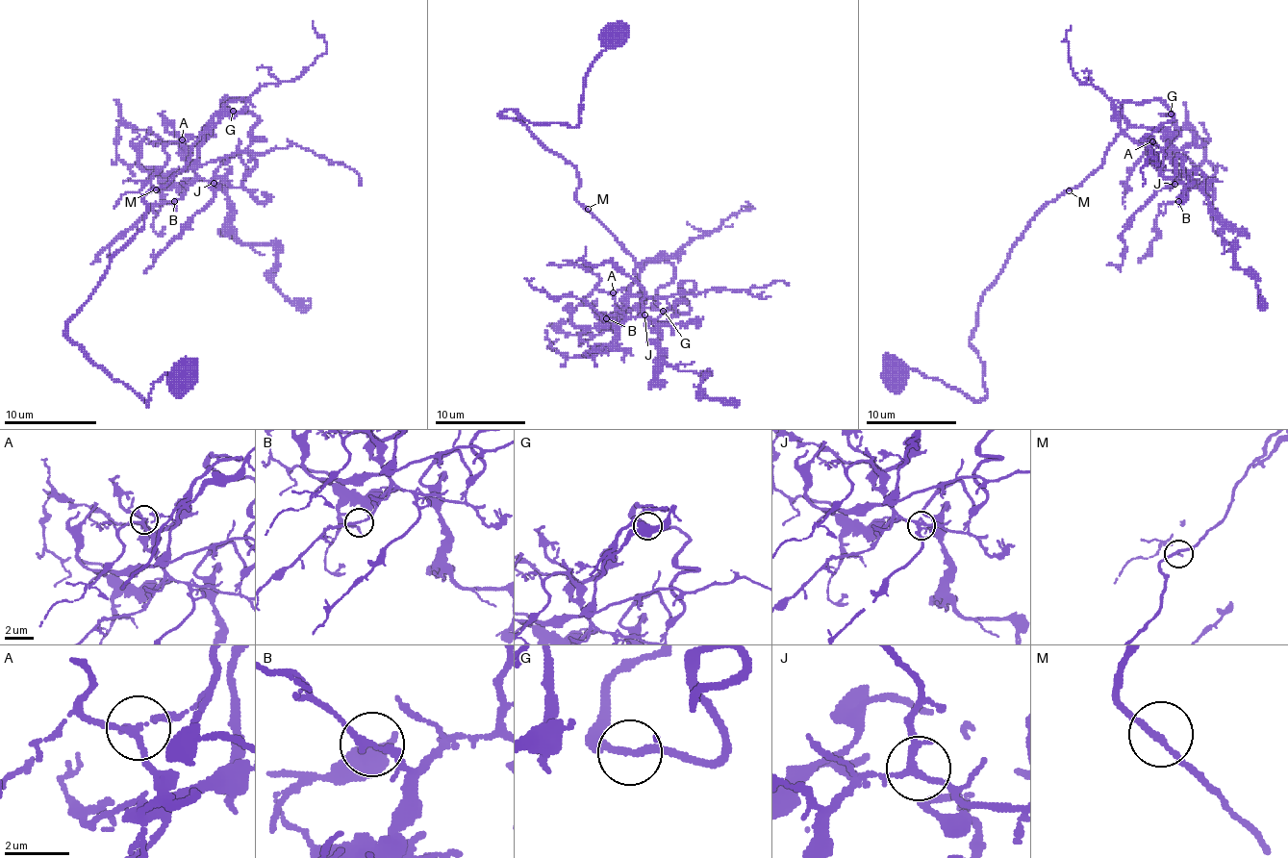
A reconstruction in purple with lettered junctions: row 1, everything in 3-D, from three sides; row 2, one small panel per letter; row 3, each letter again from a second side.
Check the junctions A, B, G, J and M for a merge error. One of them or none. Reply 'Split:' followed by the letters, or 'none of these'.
Split: A

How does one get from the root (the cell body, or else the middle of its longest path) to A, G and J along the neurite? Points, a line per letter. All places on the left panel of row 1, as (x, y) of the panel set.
A: (153, 188), (163, 188), (188, 162), (190, 146), (204, 132), (204, 138), (181, 138)
G: (153, 188), (163, 188), (188, 162), (190, 146), (230, 102), (243, 100), (227, 97), (225, 104), (232, 112)
J: (153, 188), (163, 188), (188, 162), (190, 146), (204, 132), (197, 166), (190, 169), (214, 183)

